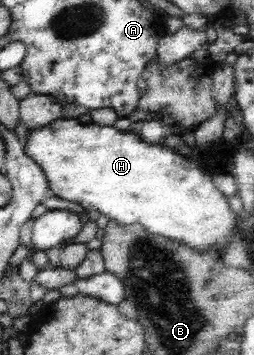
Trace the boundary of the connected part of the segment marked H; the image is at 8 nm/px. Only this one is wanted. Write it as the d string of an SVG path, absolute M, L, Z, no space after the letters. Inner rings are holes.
M62 117L29 131L23 149L26 157L46 174L46 183L54 195L79 203L88 211L97 209L121 224L139 223L150 233L185 243L197 251L212 247L221 251L230 235L234 235L238 214L230 210L228 198L214 184L213 175L197 159L175 153L165 143L148 143L139 135L114 126Z

